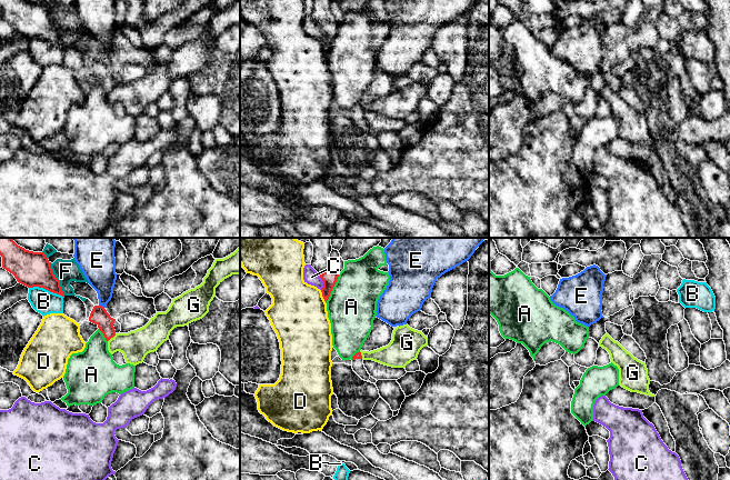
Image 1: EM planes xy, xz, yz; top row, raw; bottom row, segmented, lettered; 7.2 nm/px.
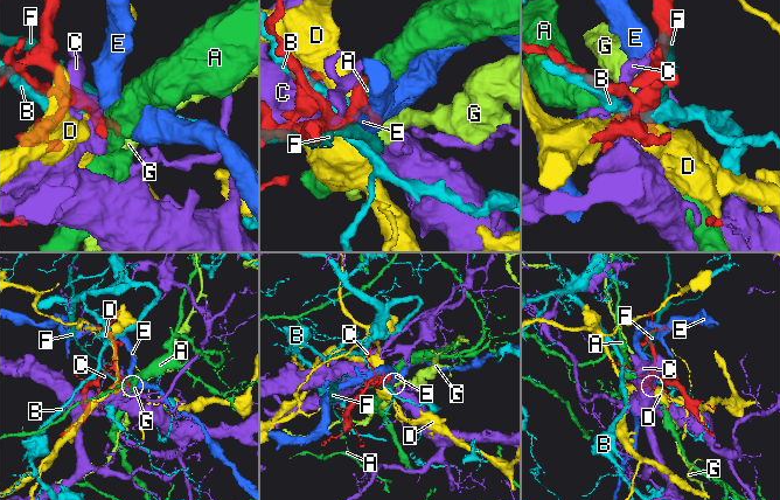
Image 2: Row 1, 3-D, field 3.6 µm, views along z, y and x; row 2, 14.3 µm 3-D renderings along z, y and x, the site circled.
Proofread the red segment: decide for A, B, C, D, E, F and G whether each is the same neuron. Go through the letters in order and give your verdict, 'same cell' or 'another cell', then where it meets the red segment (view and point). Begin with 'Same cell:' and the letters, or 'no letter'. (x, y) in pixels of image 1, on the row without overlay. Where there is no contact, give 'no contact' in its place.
Same cell: no letter
A: another cell; meets red in xz at (332, 39)
B: another cell; meets red in xy at (47, 40)
C: another cell; meets red in xz at (322, 31)
D: another cell; meets red in xz at (322, 47)
E: another cell; meets red in xy at (101, 57)
F: another cell; meets red in xy at (57, 30)
G: another cell; meets red in xy at (111, 88)

